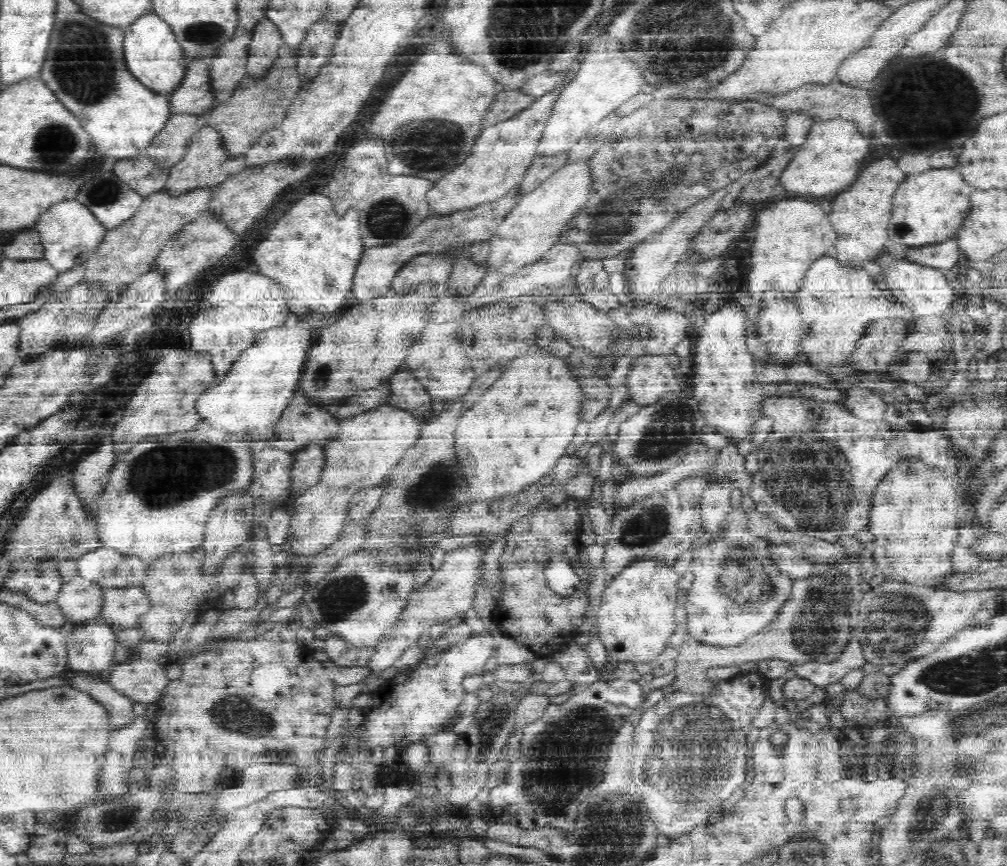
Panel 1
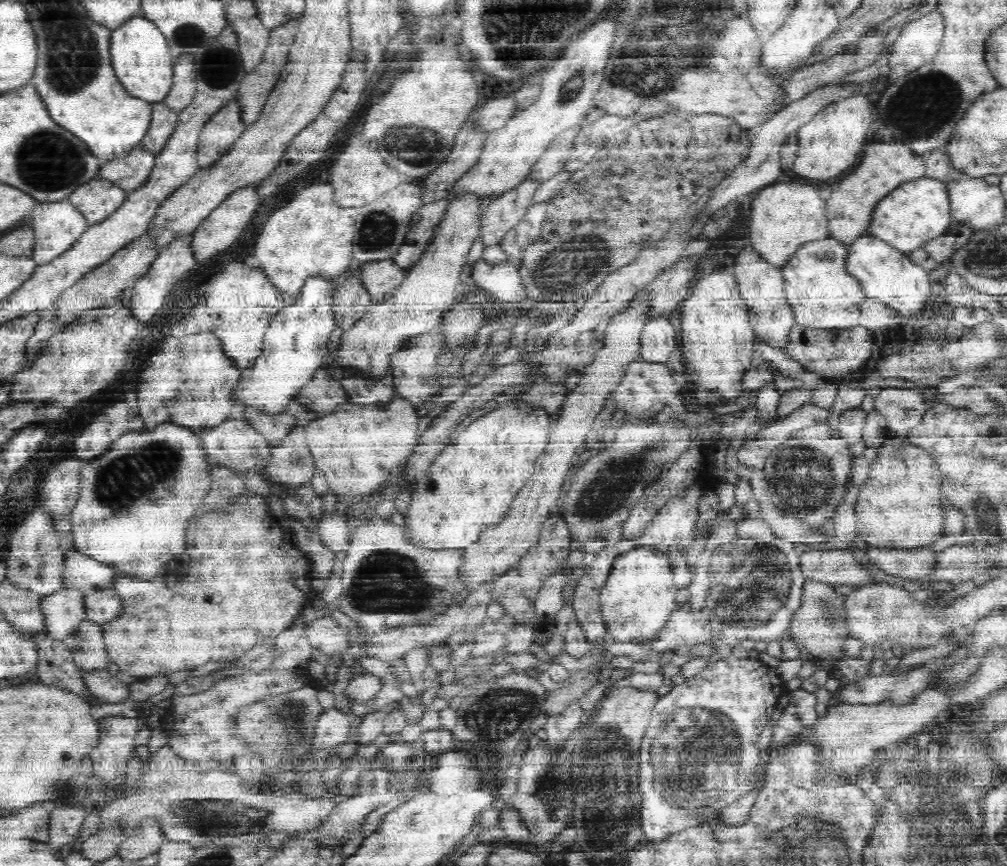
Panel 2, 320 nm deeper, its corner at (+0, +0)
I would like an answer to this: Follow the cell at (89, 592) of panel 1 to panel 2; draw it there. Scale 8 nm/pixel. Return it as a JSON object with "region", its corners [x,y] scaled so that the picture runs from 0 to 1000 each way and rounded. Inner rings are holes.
{"region":[[[63,678],[42,691],[45,730],[52,738],[63,738],[75,730],[85,711],[84,685],[79,679]]]}

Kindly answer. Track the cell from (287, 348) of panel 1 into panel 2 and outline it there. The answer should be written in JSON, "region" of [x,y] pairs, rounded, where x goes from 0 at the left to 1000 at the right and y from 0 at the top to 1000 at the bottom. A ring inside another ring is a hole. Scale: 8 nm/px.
{"region":[[[306,322],[297,346],[289,349],[270,368],[263,383],[260,409],[254,411],[248,432],[240,432],[230,448],[234,468],[263,480],[280,480],[286,469],[299,458],[302,448],[312,439],[312,431],[326,420],[326,395],[335,376],[330,356],[334,329],[322,322]]]}

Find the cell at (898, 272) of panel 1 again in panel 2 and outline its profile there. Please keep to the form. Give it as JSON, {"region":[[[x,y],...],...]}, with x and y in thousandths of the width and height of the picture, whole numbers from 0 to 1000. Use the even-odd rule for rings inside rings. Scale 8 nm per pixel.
{"region":[[[861,270],[842,285],[840,313],[856,327],[860,342],[871,344],[898,365],[912,365],[926,341],[924,315],[901,292],[888,286],[883,279]]]}

